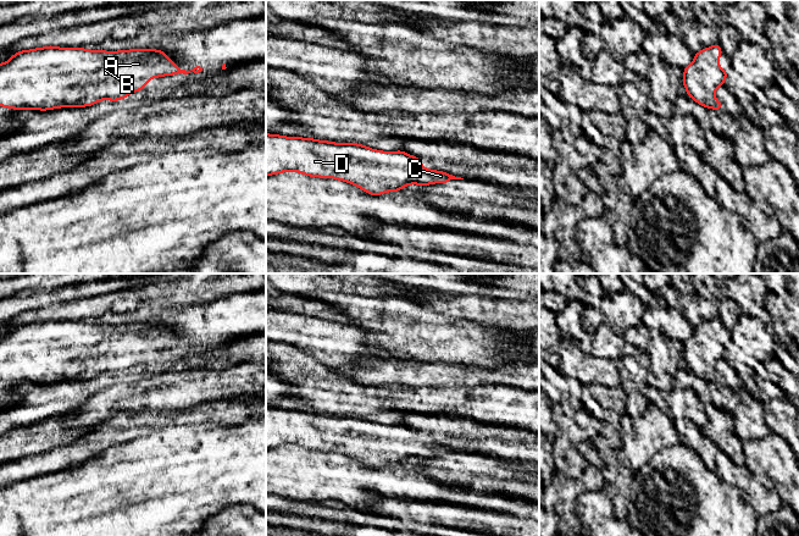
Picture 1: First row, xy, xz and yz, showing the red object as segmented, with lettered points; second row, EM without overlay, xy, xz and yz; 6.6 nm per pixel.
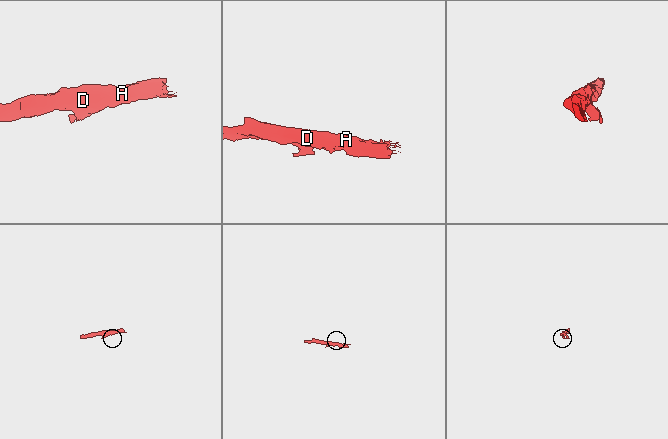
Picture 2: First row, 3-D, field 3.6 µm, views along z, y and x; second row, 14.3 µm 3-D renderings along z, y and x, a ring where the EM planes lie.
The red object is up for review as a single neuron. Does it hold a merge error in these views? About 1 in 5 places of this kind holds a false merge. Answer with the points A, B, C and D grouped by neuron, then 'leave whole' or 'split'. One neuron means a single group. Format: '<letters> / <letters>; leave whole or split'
A B C D; leave whole

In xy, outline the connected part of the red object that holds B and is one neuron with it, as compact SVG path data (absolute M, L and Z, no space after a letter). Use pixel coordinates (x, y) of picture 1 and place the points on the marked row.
M48 45L21 50L9 61L0 63L0 106L17 111L93 106L104 99L126 99L129 94L143 90L151 78L188 74L192 71L199 73L202 67L182 70L165 51L155 49L105 51Z

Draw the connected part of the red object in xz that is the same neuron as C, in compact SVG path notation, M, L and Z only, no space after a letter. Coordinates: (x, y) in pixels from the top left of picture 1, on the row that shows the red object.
M266 133L266 176L289 171L349 182L376 197L399 192L409 184L429 186L464 179L423 168L420 158L403 150L390 153L356 143Z

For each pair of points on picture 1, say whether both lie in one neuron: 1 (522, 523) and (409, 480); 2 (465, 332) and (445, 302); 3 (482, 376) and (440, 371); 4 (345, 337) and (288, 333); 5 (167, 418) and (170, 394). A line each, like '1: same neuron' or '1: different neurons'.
1: same neuron
2: different neurons
3: same neuron
4: same neuron
5: different neurons

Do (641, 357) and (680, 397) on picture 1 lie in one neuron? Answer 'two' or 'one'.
one

